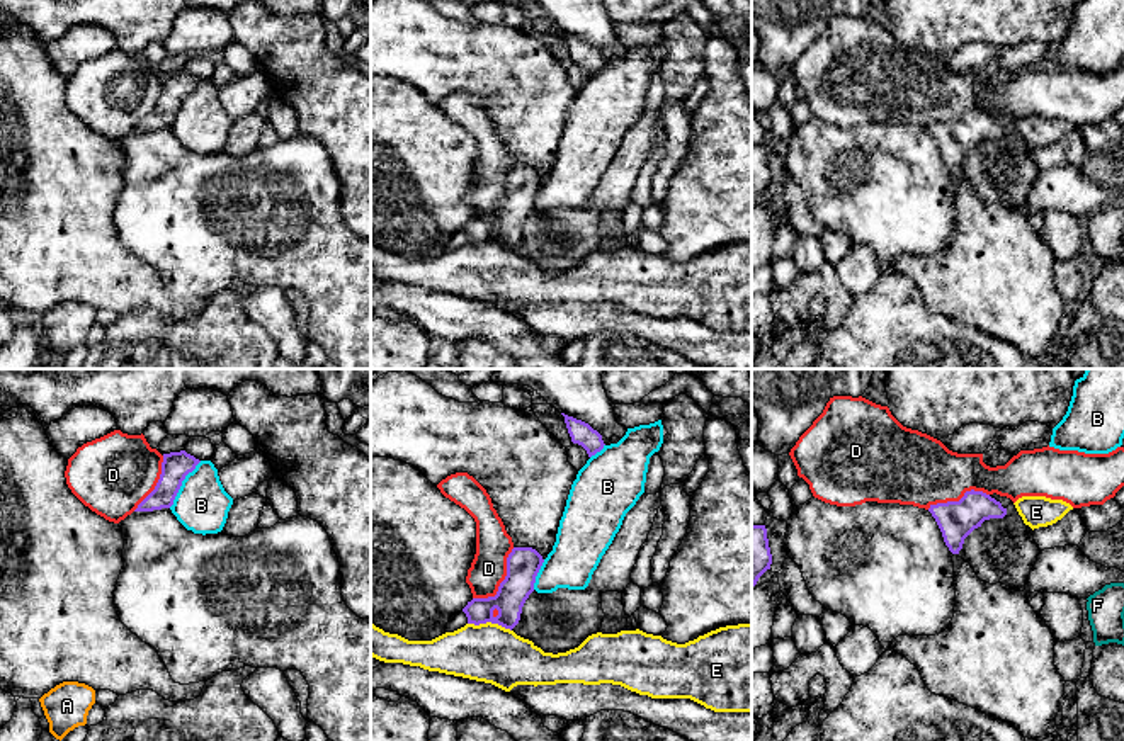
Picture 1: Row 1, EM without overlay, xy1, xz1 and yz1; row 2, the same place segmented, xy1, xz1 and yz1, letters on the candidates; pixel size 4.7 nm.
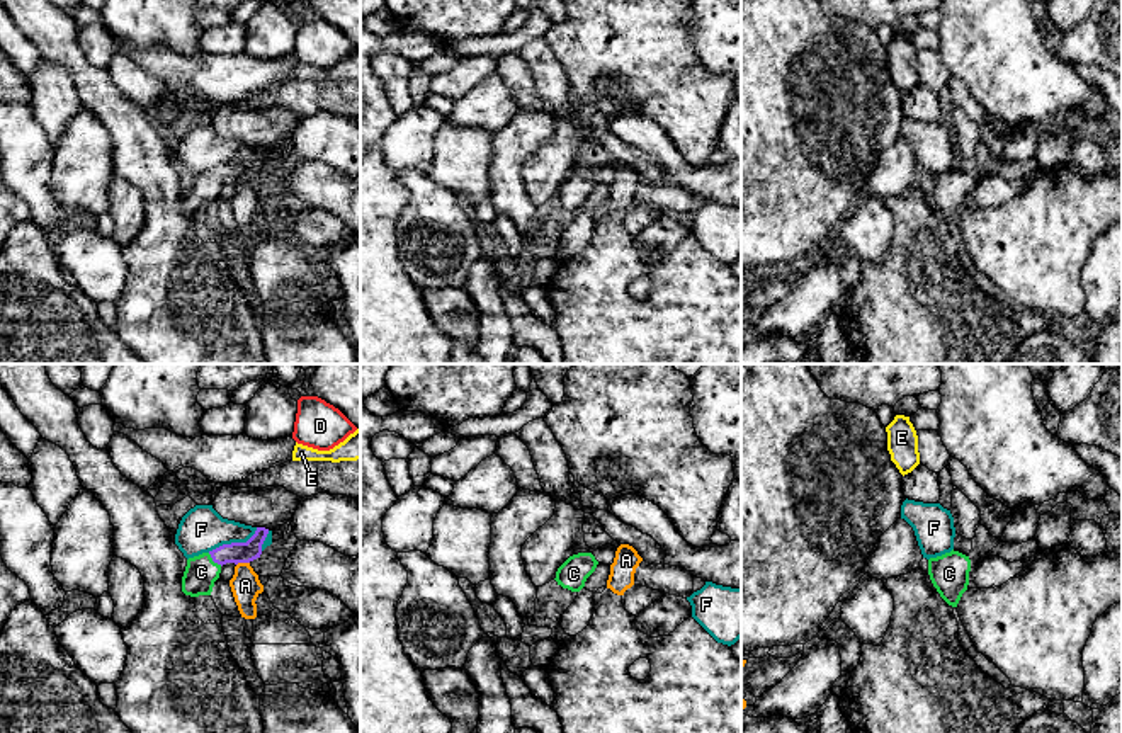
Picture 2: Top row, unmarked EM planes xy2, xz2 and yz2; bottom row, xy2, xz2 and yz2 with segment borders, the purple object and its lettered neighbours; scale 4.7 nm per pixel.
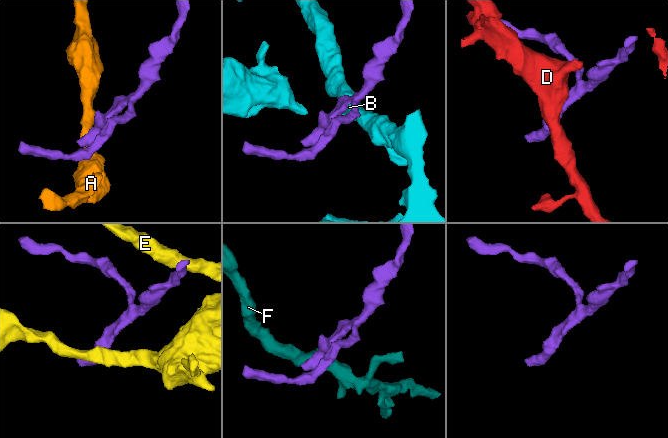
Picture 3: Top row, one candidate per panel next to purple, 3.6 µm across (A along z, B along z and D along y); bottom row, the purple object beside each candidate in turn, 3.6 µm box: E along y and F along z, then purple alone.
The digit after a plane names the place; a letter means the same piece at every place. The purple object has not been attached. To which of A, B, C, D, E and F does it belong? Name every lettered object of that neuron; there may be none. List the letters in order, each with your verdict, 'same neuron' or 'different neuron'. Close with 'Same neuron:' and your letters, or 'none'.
A: different neuron
B: different neuron
C: same neuron
D: different neuron
E: different neuron
F: different neuron
Same neuron: C

